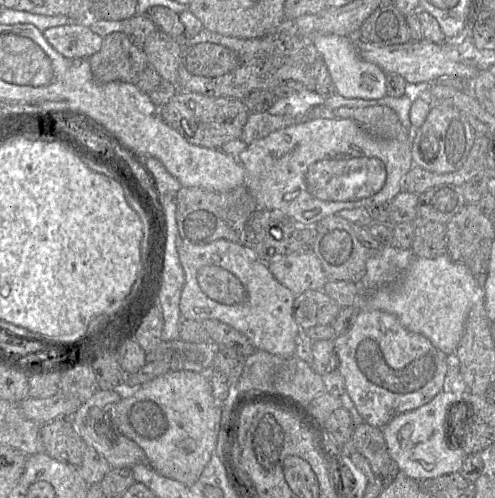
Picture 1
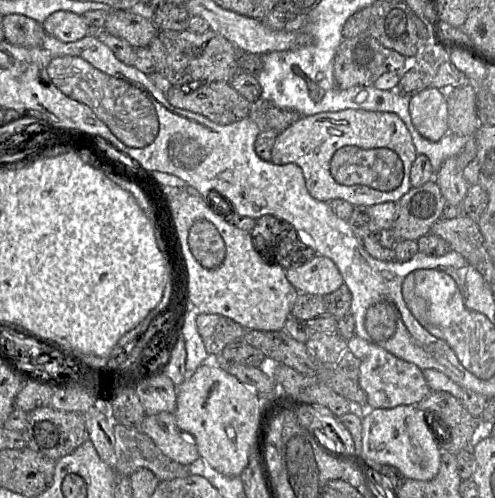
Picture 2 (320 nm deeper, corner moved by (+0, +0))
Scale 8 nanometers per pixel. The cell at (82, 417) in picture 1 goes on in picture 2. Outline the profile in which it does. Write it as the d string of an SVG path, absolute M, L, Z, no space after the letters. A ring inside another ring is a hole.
M171 412L147 415L138 430L149 436L162 453L173 461L189 466L200 457L193 438L180 430Z

